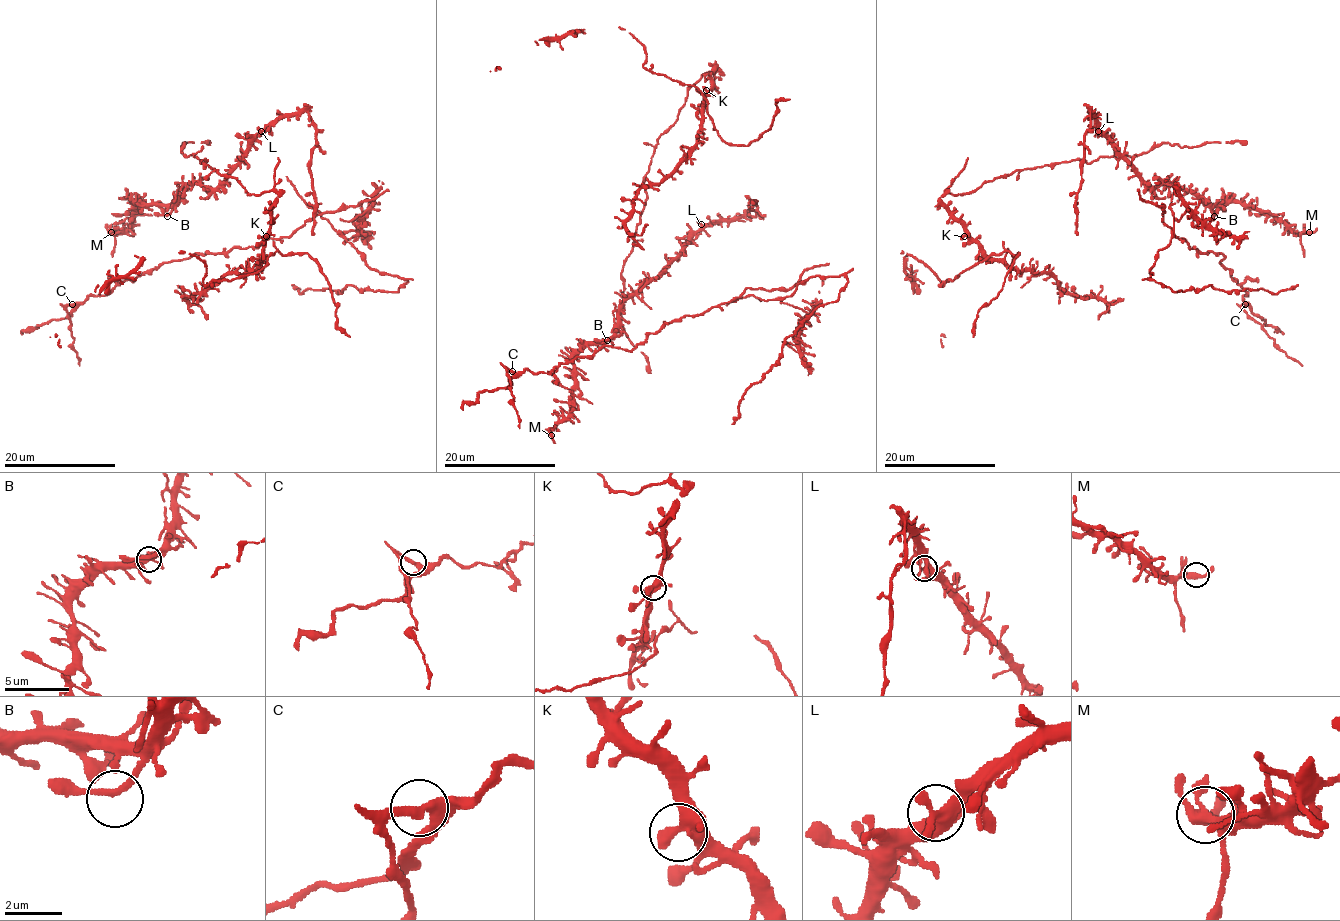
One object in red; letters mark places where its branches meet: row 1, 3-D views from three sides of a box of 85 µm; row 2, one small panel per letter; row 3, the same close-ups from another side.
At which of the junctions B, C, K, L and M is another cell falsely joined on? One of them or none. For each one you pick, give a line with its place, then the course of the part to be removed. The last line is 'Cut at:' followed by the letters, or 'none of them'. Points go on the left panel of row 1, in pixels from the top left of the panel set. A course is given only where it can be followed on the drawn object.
C: (72, 304) | (72, 304), (66, 307), (66, 314), (79, 366)
Cut at: C

